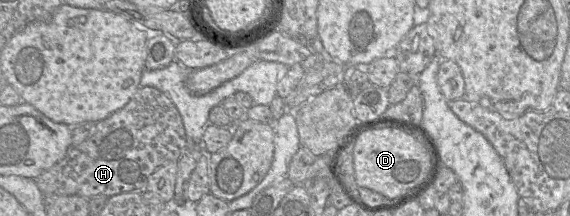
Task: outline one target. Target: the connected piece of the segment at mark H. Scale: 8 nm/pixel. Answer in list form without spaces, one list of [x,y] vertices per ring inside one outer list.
[[[139,87],[123,108],[96,123],[94,133],[89,138],[77,146],[71,146],[61,161],[34,179],[44,195],[112,197],[135,190],[146,190],[150,175],[159,167],[178,161],[186,148],[186,131],[173,101],[157,88]]]

